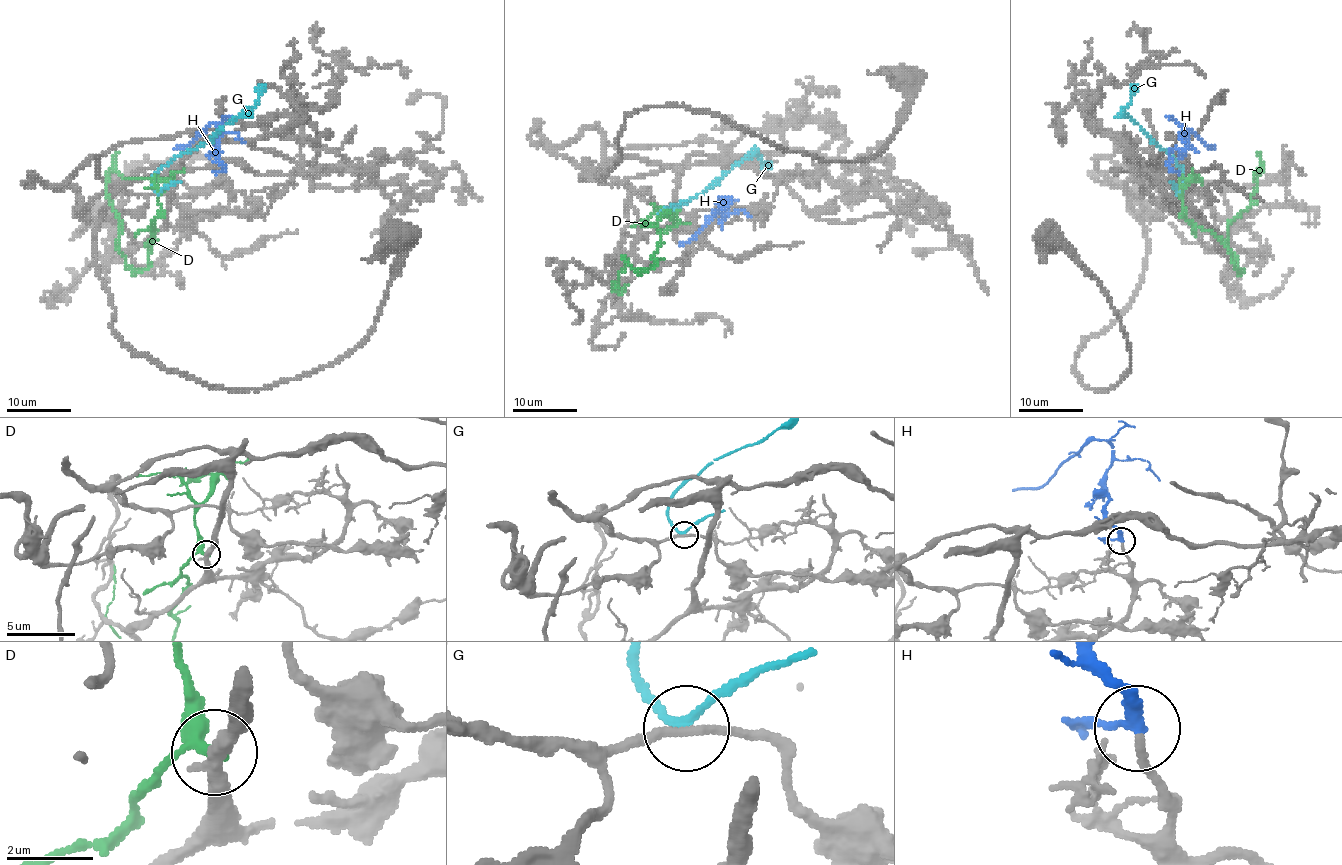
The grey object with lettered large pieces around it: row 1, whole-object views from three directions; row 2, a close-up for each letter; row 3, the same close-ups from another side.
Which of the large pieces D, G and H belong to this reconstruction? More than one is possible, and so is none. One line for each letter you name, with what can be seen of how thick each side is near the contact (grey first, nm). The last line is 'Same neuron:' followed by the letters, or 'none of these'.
H: 180/200 nm
Same neuron: H

